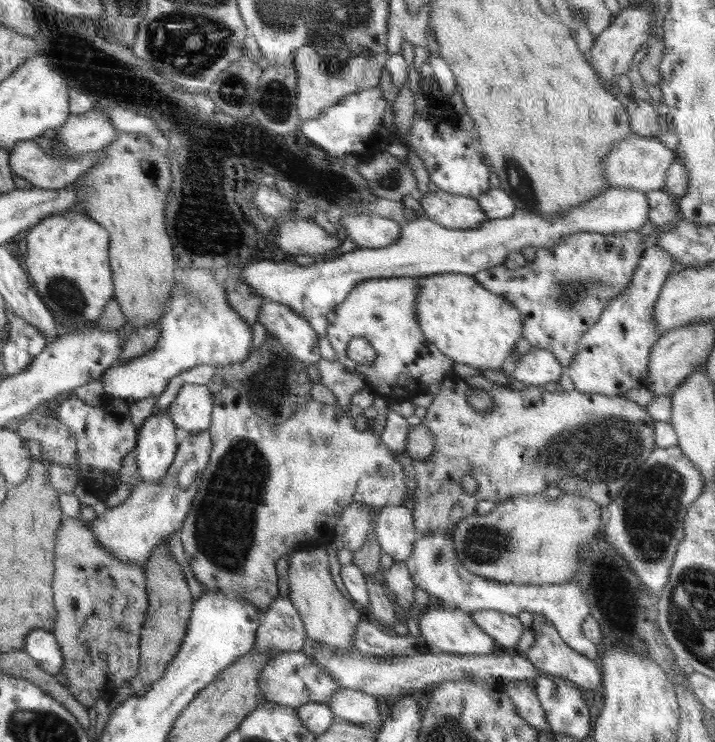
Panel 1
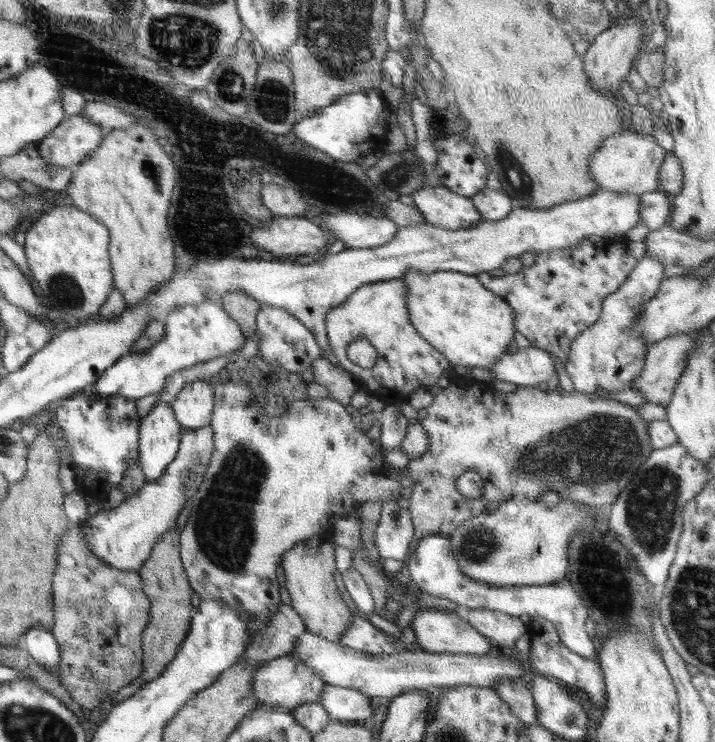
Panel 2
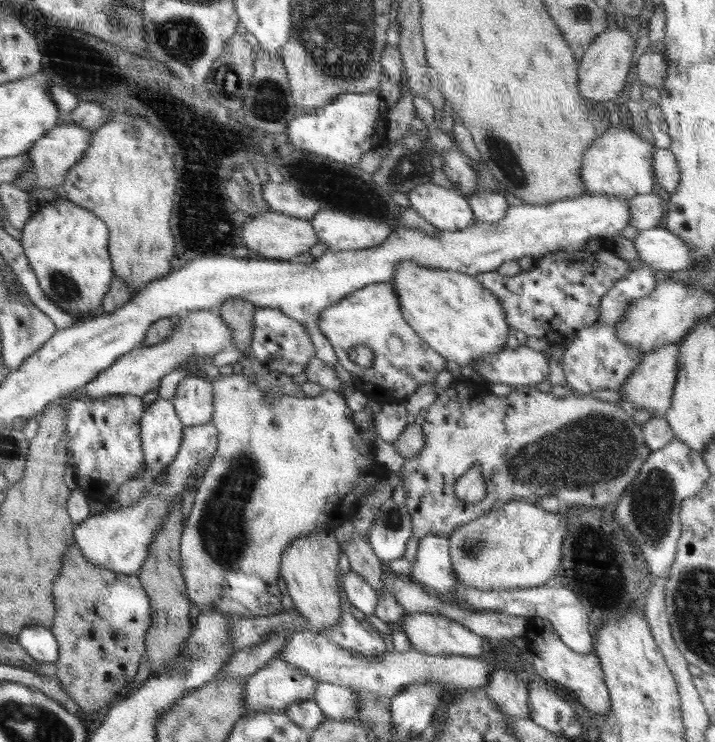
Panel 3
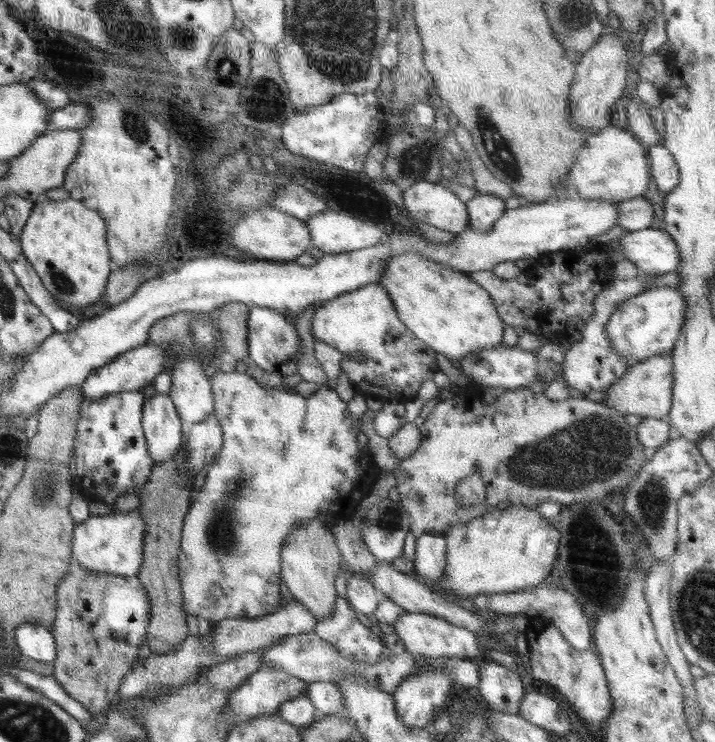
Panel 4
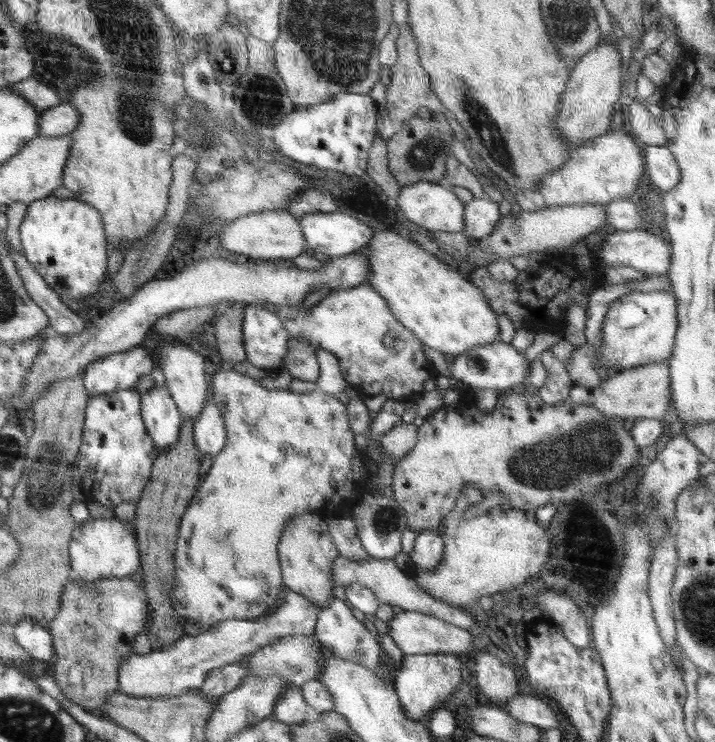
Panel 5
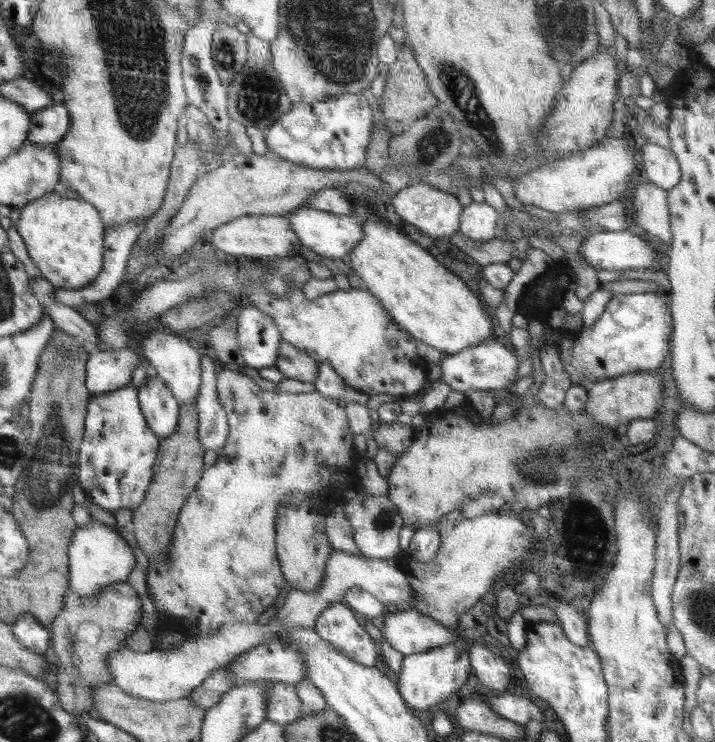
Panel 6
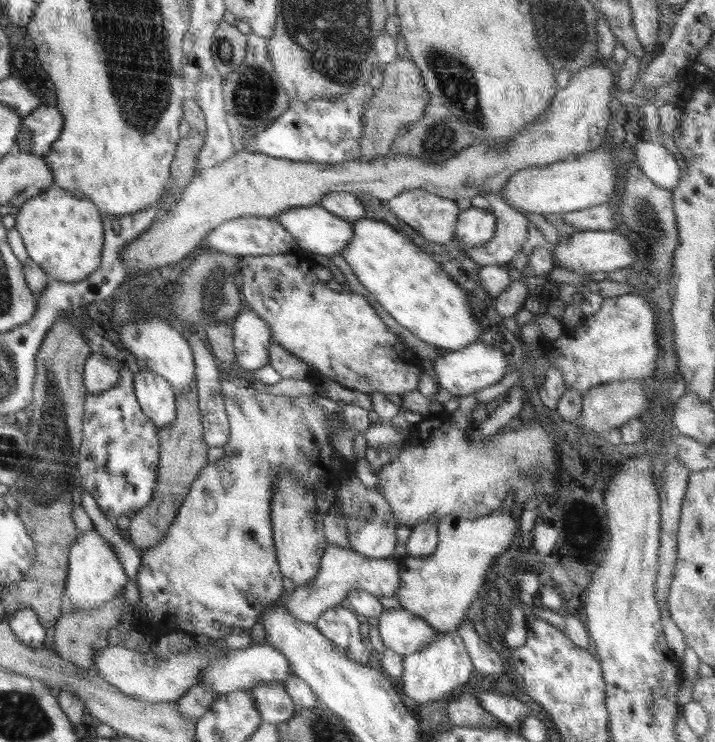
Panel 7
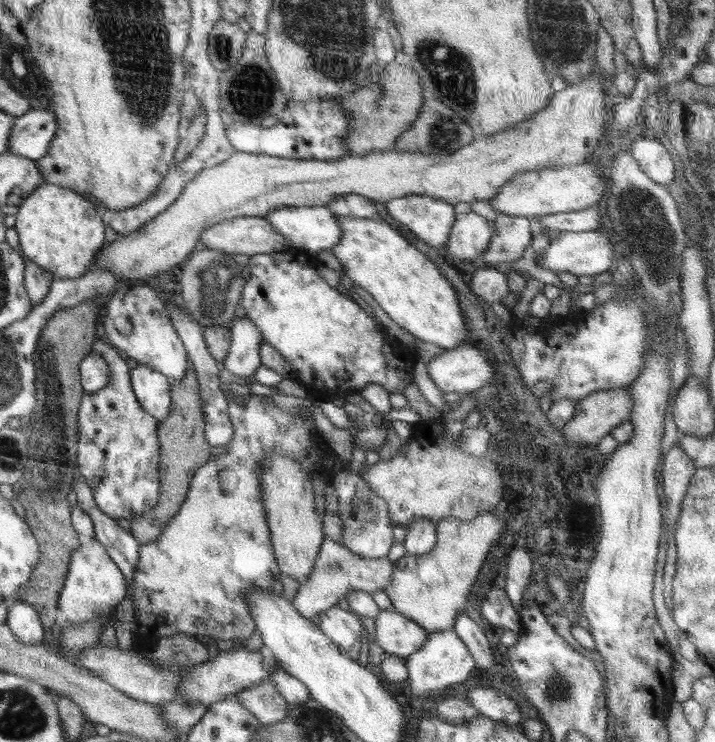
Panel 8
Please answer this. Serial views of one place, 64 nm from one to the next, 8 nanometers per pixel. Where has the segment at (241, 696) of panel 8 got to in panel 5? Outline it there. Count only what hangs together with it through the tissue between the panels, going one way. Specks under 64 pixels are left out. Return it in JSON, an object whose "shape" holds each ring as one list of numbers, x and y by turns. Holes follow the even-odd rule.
{"shape":[[288,687,270,715,270,718,290,726,300,724,310,717,312,717,312,711,306,705,301,687]]}

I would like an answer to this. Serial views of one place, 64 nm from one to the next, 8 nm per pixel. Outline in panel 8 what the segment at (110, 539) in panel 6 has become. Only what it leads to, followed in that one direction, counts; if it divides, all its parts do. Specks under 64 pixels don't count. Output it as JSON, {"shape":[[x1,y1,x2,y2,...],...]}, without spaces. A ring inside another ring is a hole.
{"shape":[[95,538,83,540,78,550,72,553,69,564,68,574,59,591,59,599,57,604,57,625,67,621,71,624,79,624,83,620,98,619,99,616,107,618,112,612,116,611,116,606,122,602,127,593,127,580,124,573,117,567,117,564,108,556,101,543]]}

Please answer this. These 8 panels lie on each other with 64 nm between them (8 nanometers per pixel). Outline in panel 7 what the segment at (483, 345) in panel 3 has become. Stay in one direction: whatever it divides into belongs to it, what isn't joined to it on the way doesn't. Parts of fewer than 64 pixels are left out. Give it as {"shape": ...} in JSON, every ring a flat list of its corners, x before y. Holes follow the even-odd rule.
{"shape":[[365,216,351,221,354,236,348,242,348,246,342,249,342,258,348,263,360,284,370,294,374,295,376,302,392,315,392,318,408,328,414,336,435,347,449,351,460,350,476,340,482,332,478,321,473,316,473,310,467,294,459,285,453,282,446,272,440,269,439,264,433,258,417,248,407,235,394,230,386,222,375,221]]}

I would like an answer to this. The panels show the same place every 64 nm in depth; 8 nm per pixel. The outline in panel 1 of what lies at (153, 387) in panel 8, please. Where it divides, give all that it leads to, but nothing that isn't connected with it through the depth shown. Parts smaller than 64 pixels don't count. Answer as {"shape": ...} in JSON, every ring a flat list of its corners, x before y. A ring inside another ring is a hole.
{"shape":[[164,411,153,412,137,434,135,452,142,482,156,484,174,460,177,426]]}

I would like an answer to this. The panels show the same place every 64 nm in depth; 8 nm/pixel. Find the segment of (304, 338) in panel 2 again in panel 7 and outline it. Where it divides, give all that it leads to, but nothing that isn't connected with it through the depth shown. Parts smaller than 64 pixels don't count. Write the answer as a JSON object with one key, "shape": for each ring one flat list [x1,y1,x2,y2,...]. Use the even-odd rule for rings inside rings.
{"shape":[[246,309,235,317,232,325,234,364,250,372,268,366,268,346,273,338,266,321,251,309]]}

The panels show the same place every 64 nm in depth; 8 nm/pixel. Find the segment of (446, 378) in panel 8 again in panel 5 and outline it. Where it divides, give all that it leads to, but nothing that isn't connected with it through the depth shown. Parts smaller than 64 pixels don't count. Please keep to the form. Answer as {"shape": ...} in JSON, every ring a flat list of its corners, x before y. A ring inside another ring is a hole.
{"shape":[[496,340,484,346,475,346,455,357,450,357,448,370,450,370,453,379,460,380,473,389,493,388,498,392,517,390,520,384,524,384,526,376,532,372,523,353,514,349,511,343,506,344]]}

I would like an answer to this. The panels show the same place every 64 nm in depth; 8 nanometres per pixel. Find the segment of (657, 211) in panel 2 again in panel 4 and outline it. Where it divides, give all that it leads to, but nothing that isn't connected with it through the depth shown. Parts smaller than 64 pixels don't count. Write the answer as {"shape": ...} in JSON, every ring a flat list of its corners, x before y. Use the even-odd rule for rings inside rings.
{"shape":[[640,195,631,199,617,201,619,227,627,231,640,231,651,228,654,218,652,202]]}

